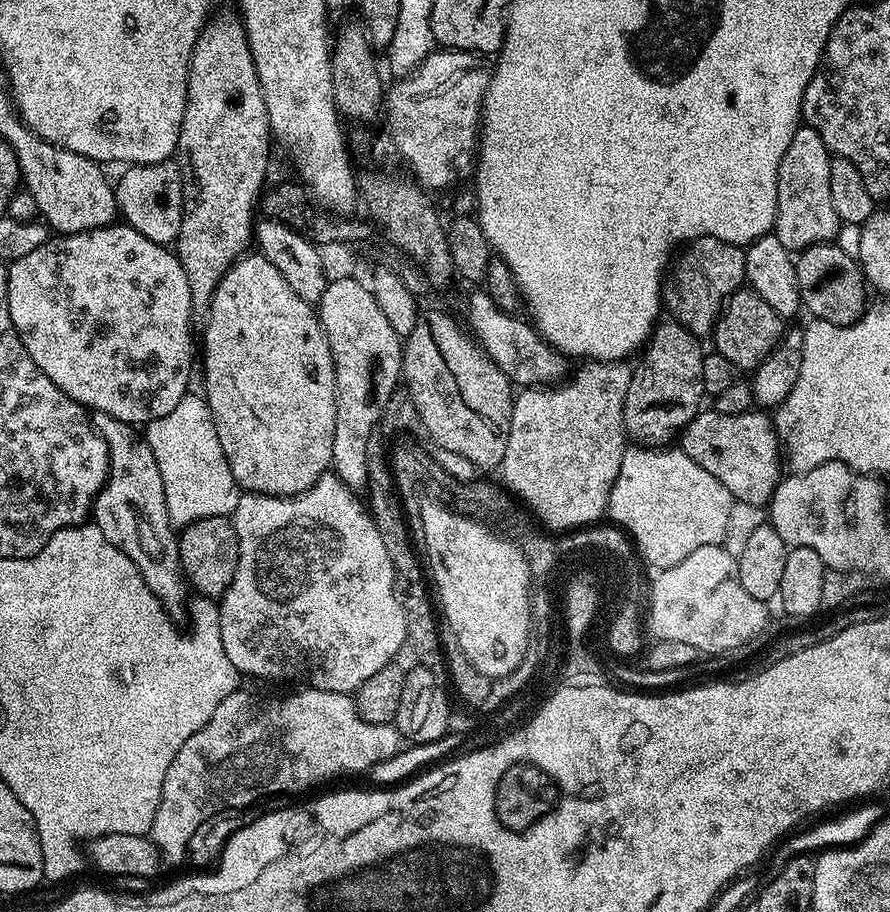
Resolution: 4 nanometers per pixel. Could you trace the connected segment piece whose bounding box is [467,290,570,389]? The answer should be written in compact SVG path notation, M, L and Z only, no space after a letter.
M479 291L468 296L467 327L484 353L494 362L494 366L506 374L509 382L526 389L555 386L567 381L570 376L569 357L556 351L527 319L519 320L519 315L505 312L489 298L487 291Z

